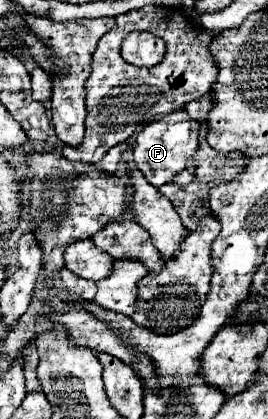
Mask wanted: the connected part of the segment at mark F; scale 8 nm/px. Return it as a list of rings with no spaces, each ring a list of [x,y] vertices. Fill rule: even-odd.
[[[186,110],[172,112],[160,120],[154,120],[148,124],[138,136],[136,136],[136,146],[134,146],[134,162],[138,170],[144,174],[144,178],[160,188],[162,184],[168,184],[174,180],[174,176],[184,170],[188,158],[196,154],[198,150],[198,132],[200,132],[200,122],[190,118]]]

